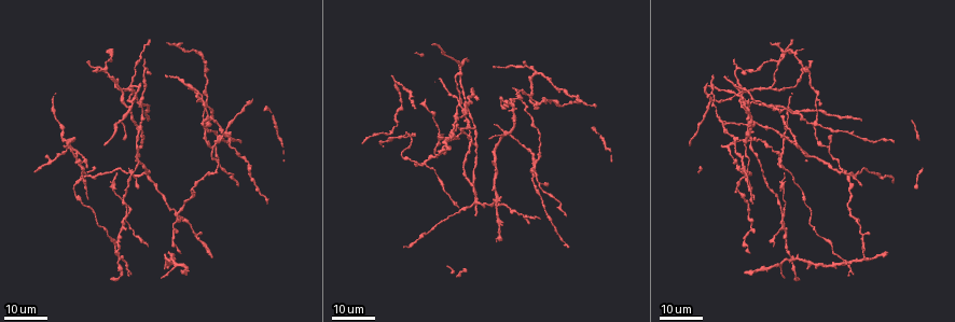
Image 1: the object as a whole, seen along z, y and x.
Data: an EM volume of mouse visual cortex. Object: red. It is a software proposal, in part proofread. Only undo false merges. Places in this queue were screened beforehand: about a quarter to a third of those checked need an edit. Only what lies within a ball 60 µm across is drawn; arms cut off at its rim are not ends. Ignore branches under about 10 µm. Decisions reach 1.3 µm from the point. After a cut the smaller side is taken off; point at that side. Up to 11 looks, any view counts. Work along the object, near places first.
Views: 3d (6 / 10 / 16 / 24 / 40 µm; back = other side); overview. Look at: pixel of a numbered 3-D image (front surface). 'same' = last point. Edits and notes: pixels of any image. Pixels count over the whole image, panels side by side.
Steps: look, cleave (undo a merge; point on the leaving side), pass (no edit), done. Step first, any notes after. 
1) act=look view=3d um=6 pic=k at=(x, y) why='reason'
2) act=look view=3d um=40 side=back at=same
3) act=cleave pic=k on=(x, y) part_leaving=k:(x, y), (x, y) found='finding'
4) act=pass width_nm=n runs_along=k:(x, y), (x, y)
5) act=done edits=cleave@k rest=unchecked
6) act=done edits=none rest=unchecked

act=look view=3d um=16 pic=1 at=(555, 100)

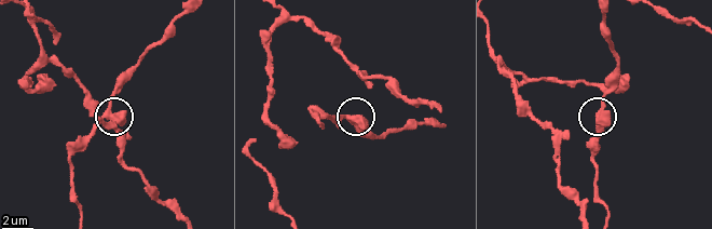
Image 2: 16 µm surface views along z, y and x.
act=look view=3d um=10 pic=2 at=(105, 116)

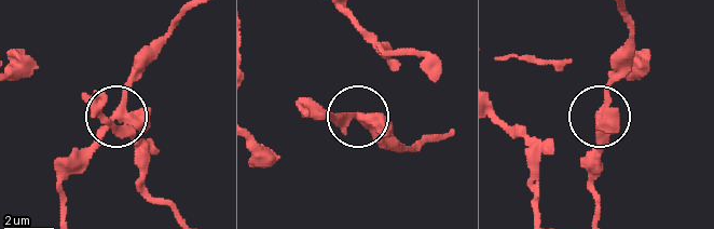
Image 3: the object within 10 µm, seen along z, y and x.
act=pass arms=4 runs_along=3:(502, 119), (539, 137), (596, 123), (630, 53) found='all the same neuron'

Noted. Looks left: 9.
act=look view=3d um=16 pic=1 at=(813, 125)

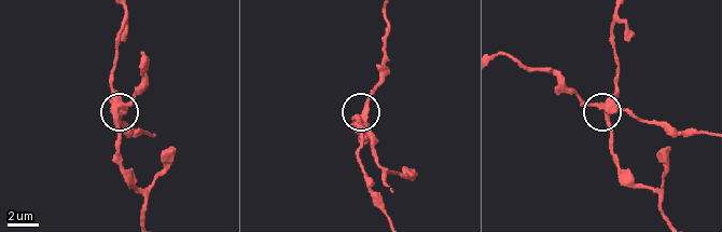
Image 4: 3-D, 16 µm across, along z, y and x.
act=look view=3d um=6 pic=4 at=(603, 109)

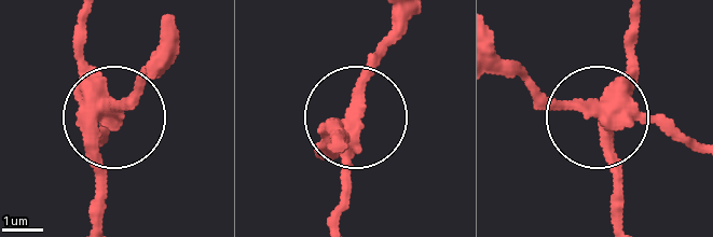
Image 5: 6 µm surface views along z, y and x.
act=cleave pic=5 on=(126, 109) side_arm_um=23 part_leaving=5:(104, 111), (155, 59) found='two neurons meet here'

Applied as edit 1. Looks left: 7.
act=look view=3d um=16 pic=1 at=(214, 171) why='thick turns thin'

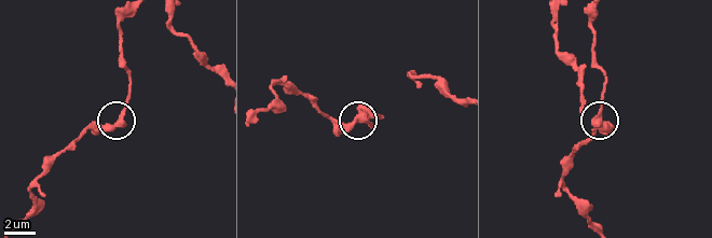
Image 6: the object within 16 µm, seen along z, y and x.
act=look view=3d um=6 pic=6 at=(598, 116) why='closer look'

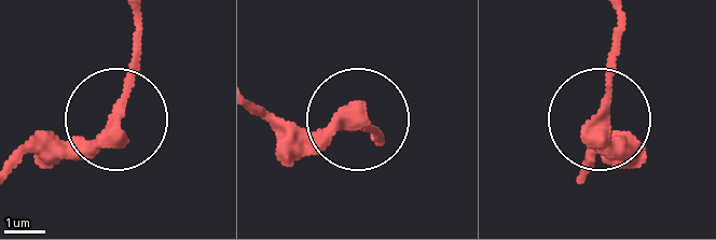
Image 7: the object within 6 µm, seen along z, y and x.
act=pass width_nm=350 runs_along=7:(616, 20), (616, 61), (595, 127), (613, 161) found='all the same neuron'

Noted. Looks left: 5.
act=look view=3d um=24 pic=1 at=(465, 99) why='looks like a crossing'

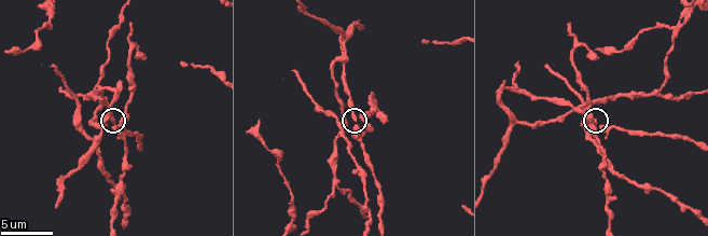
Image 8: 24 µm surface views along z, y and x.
act=look view=3d um=6 pic=8 at=(355, 118)

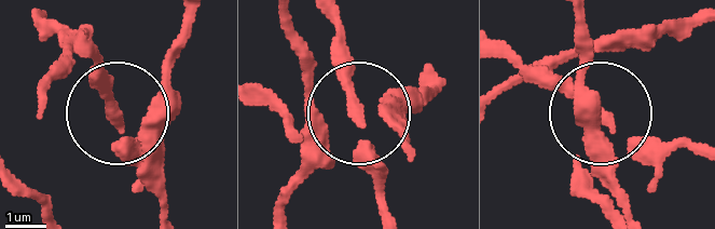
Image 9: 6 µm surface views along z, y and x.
act=pass width_nm=270 found='continuous, no second neuron'

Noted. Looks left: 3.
act=look view=3d um=24 pic=1 at=(780, 162) why='small branch off a trunk'

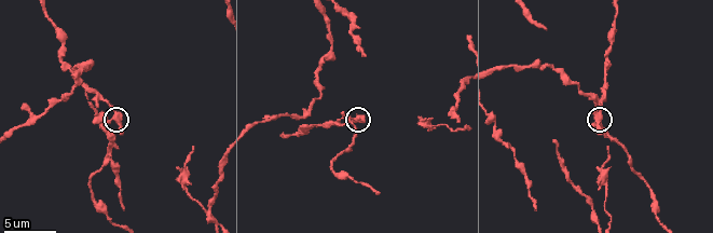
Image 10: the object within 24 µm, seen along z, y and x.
act=look view=3d um=10 pic=10 at=(353, 118) why='zoom in'

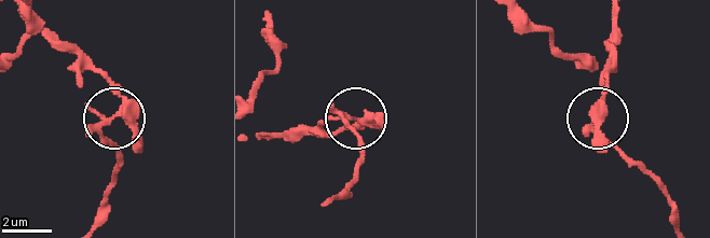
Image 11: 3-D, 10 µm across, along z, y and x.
act=cleave pic=11 on=(120, 152) side_arm_um=21 part_leaving=11:(101, 134), (118, 156), (104, 219) found='a second neuron is stuck on'

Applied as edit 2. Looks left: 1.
act=done edits=cleave@5,cleave@11 rest=unchecked

